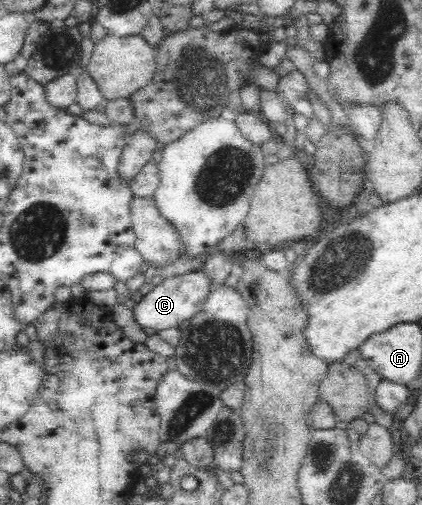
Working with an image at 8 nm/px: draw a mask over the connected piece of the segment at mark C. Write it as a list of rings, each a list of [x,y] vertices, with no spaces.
[[[201,269],[169,277],[161,284],[148,286],[136,297],[136,305],[133,309],[134,318],[141,327],[147,330],[154,329],[156,332],[170,327],[179,327],[203,309],[204,301],[212,289],[211,281]]]

